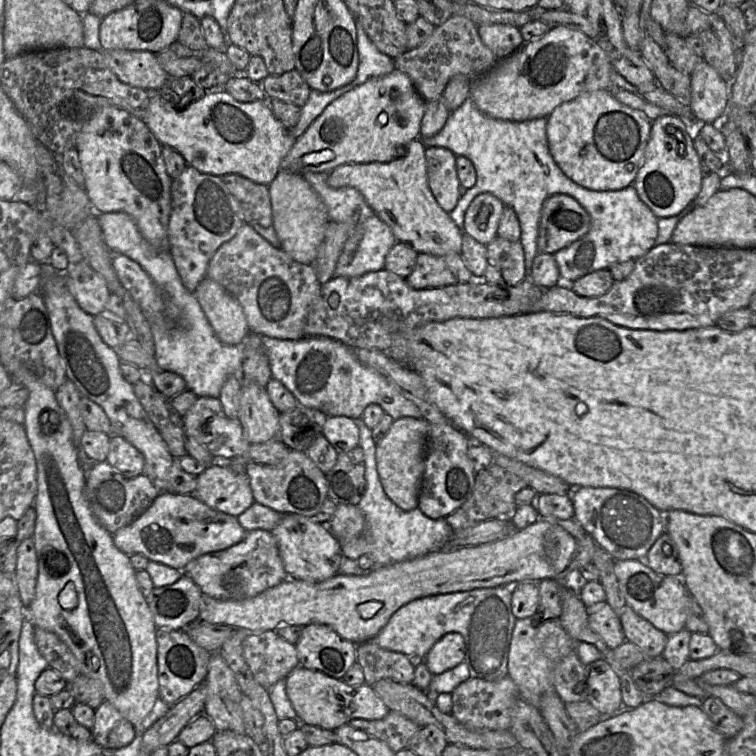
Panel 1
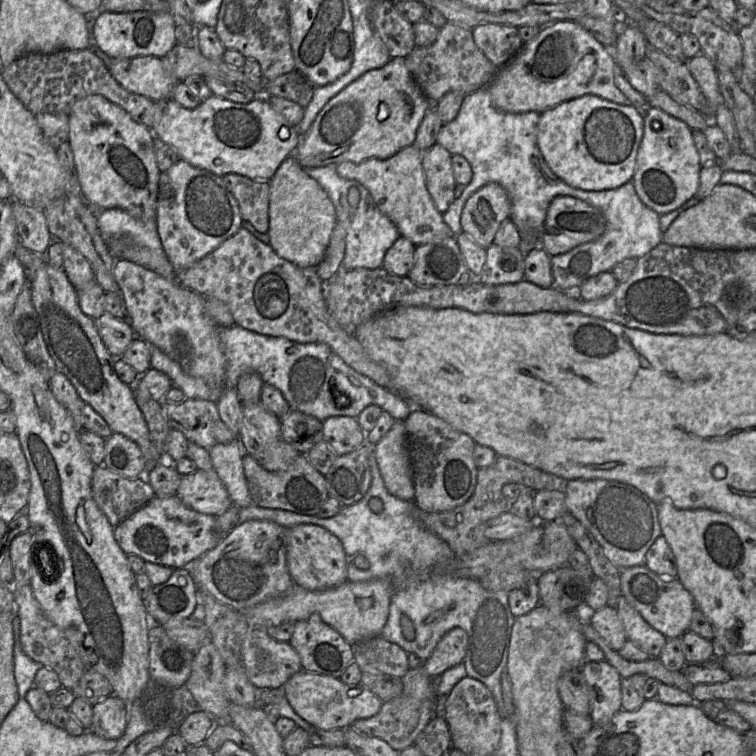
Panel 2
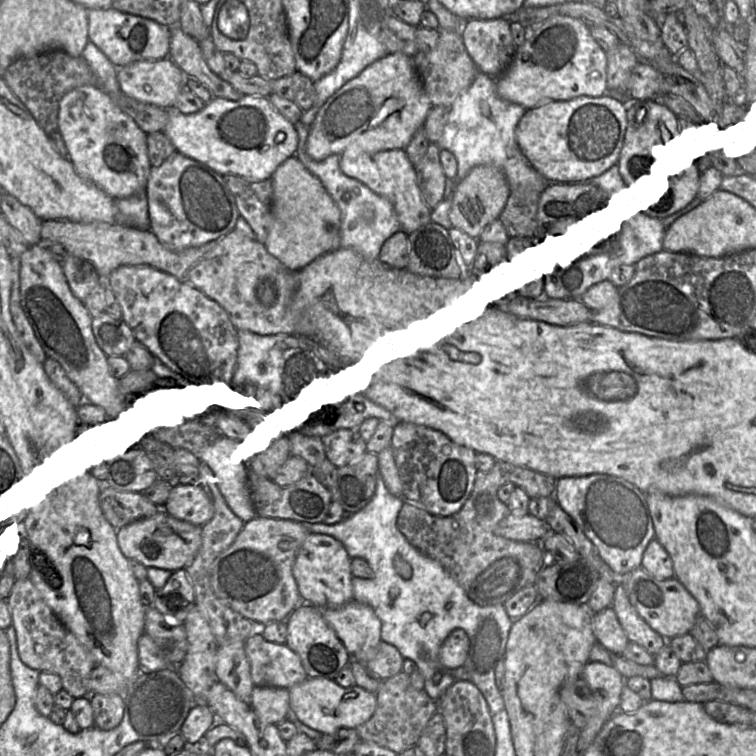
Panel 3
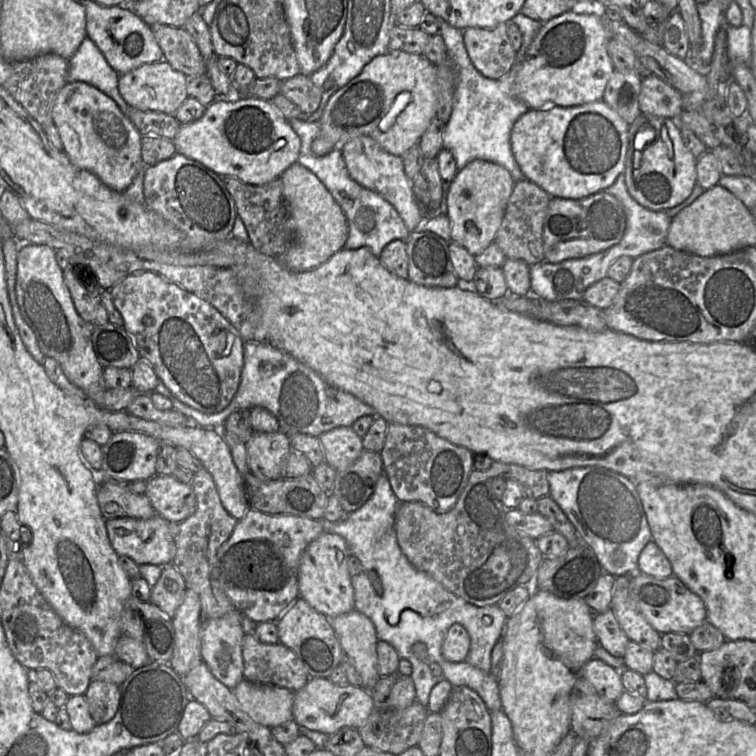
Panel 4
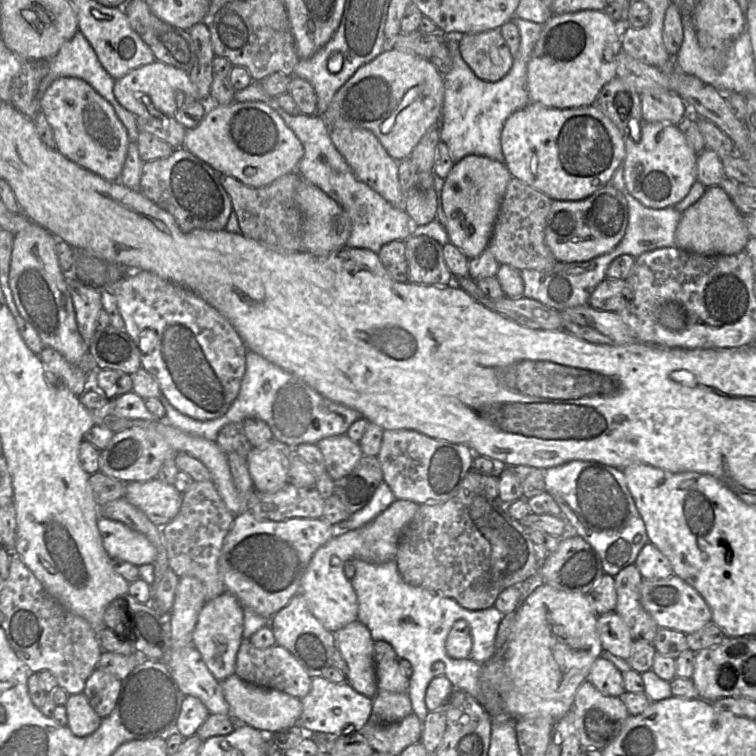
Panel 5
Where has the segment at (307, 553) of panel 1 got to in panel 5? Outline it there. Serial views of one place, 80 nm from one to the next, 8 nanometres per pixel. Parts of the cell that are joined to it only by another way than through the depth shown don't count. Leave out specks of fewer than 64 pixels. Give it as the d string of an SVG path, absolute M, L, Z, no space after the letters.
M396 499L367 525L331 538L314 553L303 575L300 592L304 595L310 612L328 631L335 633L358 620L358 599L351 580L345 576L345 562L361 559L382 564L396 560L402 533L418 506L410 500Z

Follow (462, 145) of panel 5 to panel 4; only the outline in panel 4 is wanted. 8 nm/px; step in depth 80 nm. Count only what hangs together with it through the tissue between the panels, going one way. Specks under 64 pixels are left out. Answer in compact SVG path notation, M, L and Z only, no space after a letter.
M518 13L512 22L522 33L522 46L517 53L517 60L510 72L504 77L494 80L484 77L468 57L463 41L463 30L451 26L439 19L440 30L448 57L455 64L457 82L454 93L453 109L449 121L443 131L443 148L449 150L455 159L458 170L463 169L469 162L479 159L493 162L506 168L514 182L525 179L511 150L510 135L515 122L529 107L514 96L514 82L519 71L519 65L526 50L534 40L542 23Z

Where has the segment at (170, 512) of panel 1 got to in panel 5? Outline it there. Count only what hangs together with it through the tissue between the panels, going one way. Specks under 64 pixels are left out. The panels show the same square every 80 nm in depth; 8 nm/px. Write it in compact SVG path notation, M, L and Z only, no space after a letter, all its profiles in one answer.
M101 516L97 526L103 546L112 559L121 559L137 567L154 563L157 551L145 535Z

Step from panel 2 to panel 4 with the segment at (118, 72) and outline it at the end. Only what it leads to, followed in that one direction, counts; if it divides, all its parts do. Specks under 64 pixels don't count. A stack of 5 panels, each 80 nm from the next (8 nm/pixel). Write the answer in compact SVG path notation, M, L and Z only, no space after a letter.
M165 60L140 67L119 75L118 90L124 101L133 108L145 112L160 112L174 115L180 105L189 97L187 76L175 70Z

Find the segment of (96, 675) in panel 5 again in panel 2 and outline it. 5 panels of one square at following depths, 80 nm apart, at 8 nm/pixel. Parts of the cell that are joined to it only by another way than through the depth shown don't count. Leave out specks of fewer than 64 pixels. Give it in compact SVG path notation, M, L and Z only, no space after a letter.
M110 695L92 706L93 717L90 731L105 739L120 738L127 725L127 704Z

